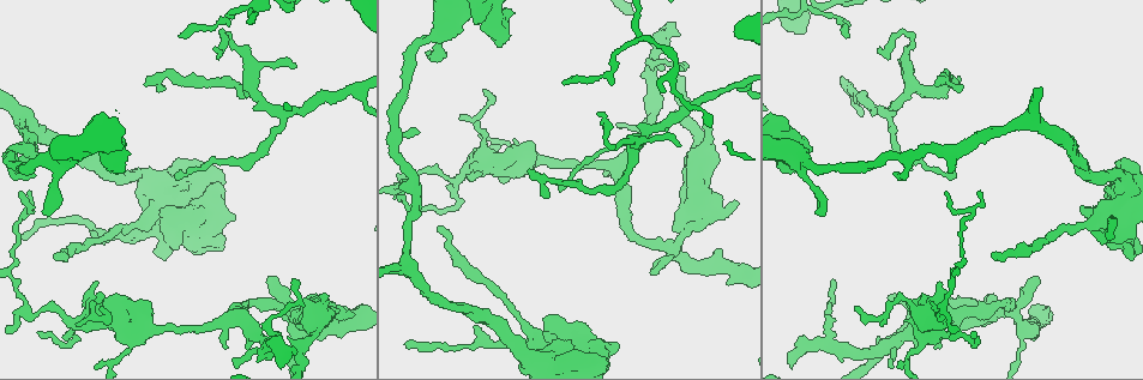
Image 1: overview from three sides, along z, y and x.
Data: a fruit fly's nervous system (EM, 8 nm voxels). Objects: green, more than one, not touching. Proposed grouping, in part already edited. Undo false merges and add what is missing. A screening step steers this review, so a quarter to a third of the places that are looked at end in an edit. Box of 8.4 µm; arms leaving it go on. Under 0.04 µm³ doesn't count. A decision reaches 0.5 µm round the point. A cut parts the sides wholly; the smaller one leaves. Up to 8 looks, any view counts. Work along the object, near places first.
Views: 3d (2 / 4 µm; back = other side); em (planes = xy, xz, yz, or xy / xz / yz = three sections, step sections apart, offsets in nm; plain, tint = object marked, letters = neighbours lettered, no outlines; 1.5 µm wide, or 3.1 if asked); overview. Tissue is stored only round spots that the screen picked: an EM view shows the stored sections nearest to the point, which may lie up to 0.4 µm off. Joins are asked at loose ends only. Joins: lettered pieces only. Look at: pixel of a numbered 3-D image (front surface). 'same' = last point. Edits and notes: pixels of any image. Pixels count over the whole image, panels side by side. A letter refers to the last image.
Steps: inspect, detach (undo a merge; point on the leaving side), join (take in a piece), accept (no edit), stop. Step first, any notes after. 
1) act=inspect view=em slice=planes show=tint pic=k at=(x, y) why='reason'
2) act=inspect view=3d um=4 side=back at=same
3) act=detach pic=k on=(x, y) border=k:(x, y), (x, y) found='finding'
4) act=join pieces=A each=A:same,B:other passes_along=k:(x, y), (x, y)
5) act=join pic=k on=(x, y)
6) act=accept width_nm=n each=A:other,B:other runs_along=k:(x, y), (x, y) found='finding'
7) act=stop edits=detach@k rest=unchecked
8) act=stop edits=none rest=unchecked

act=inspect view=3d um=4 side=back pic=1 at=(599, 114)

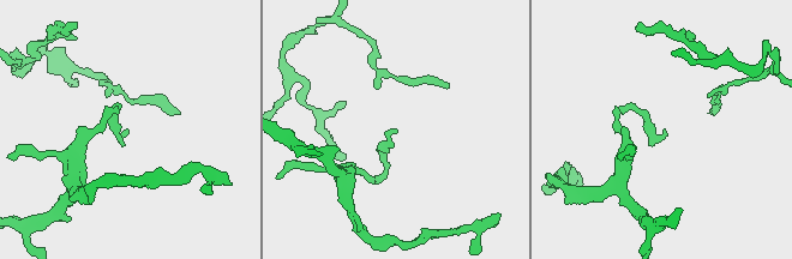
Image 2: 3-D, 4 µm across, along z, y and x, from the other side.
act=inspect view=em slice=planes show=plain pic=2 at=(128, 129)

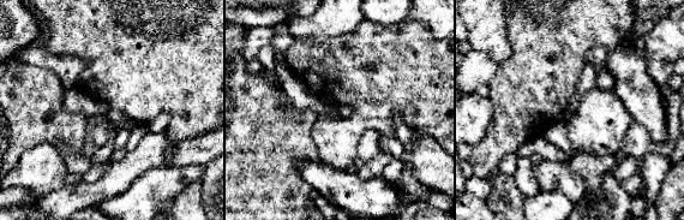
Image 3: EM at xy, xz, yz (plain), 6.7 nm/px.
act=inspect view=em slice=planes show=letters at=same why='see the neighbours'

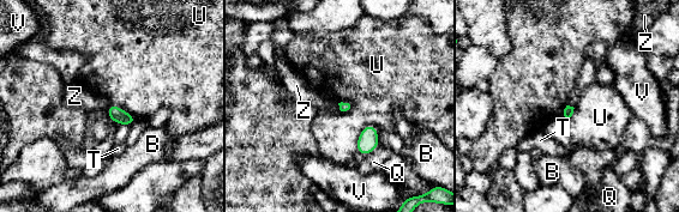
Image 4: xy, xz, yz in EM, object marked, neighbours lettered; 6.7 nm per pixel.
act=accept each=B:other,Q:other,T:other,U:other,V:other,Z:other border=4:(337, 103), (341, 110) found='no lettered piece goes on from it'

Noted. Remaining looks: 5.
act=inspect view=em slice=planes show=letters pic=1 at=(674, 249) why='four arms meet'

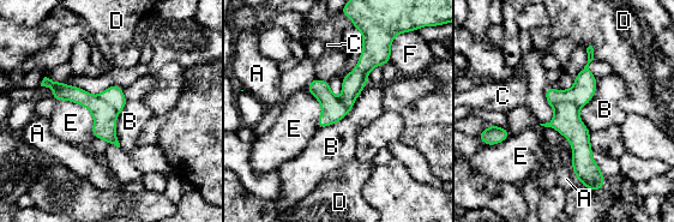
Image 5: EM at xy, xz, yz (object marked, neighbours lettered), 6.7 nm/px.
act=detach pic=5 on=(581, 94) width_nm=170 each=A:other,B:other,C:other,D:other,E:other,F:other border=5:(579, 107), (559, 102), (553, 108) found='a second cell is stuck on'

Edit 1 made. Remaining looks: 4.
act=stop edits=detach@5 rest=unchecked

